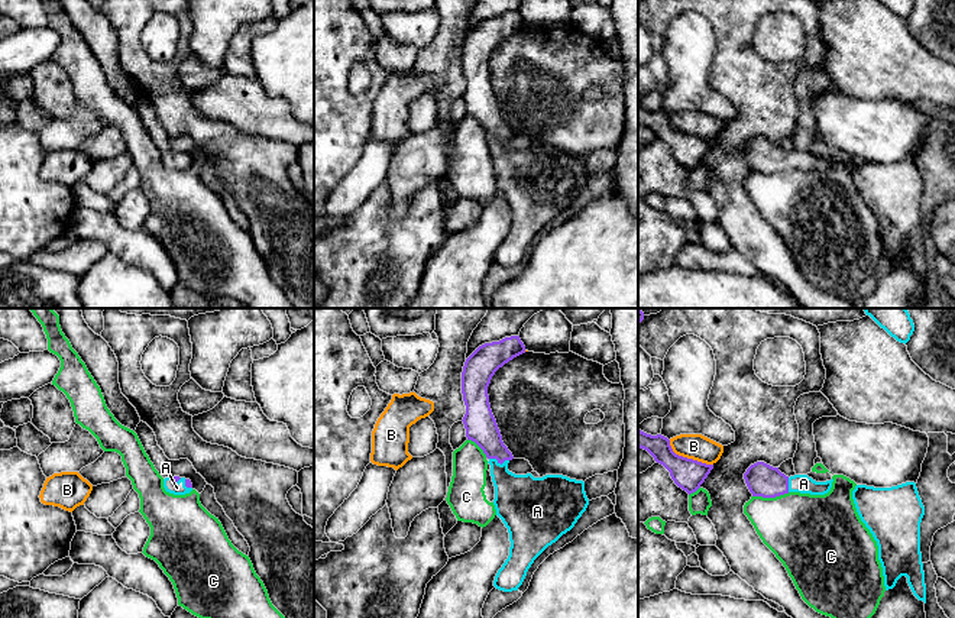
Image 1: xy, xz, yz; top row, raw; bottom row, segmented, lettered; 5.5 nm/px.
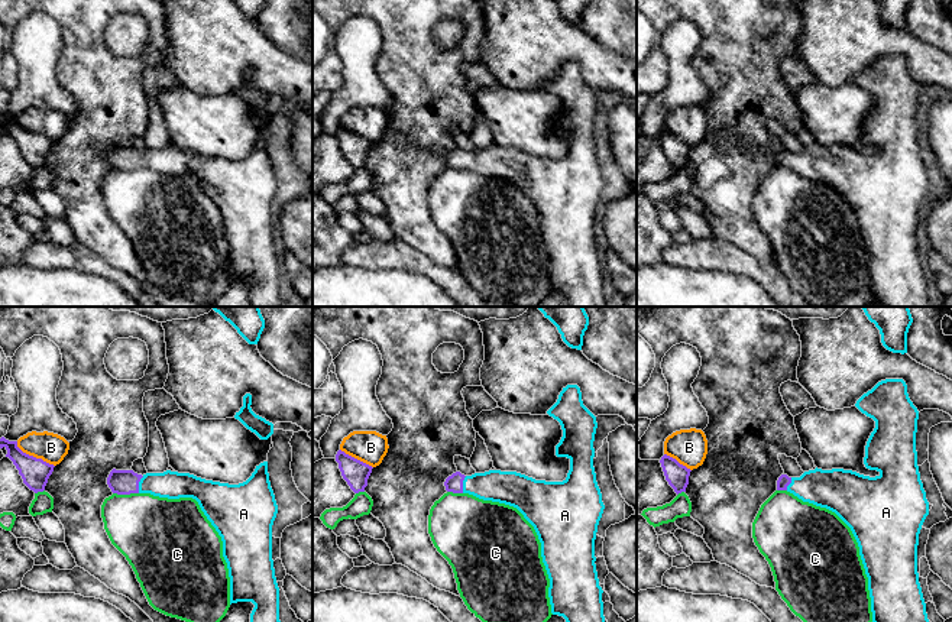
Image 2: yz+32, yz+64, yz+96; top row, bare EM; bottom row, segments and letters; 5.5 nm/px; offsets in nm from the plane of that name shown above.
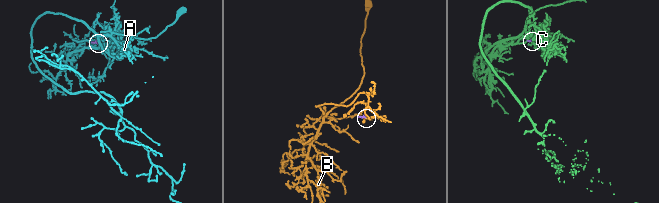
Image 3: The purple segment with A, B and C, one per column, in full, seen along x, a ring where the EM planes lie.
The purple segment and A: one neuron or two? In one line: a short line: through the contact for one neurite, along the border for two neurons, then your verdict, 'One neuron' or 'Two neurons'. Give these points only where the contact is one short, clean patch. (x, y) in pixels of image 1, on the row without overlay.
Line: xz (481, 102), (498, 129), (499, 138), (502, 155), (521, 177). One neuron

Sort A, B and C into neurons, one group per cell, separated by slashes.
A / B / C

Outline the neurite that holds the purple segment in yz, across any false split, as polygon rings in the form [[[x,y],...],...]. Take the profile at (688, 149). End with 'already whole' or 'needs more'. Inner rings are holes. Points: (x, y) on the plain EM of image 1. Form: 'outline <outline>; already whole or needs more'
outline [[[638,104],[638,123],[647,126],[657,139],[663,140],[674,159],[689,171],[700,164],[713,145],[713,140],[676,130],[670,116],[661,110],[651,111]]]; already whole

